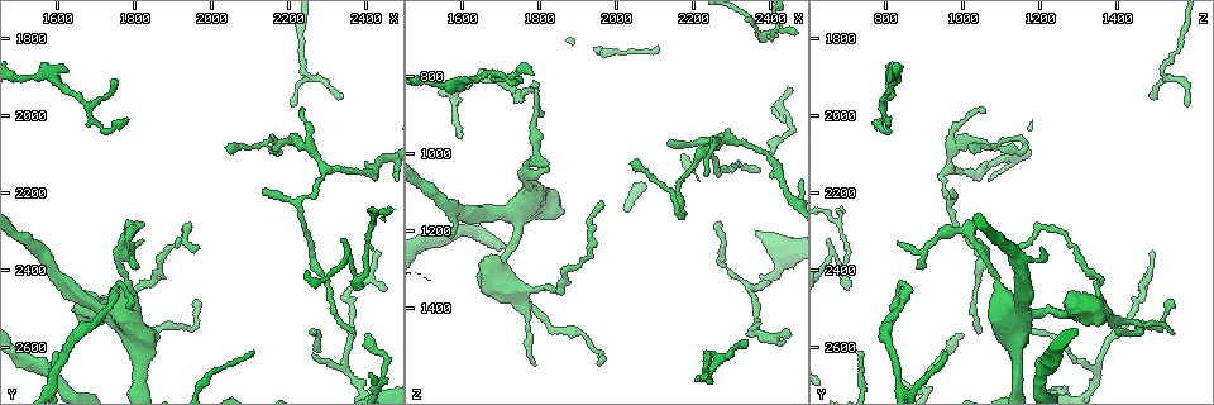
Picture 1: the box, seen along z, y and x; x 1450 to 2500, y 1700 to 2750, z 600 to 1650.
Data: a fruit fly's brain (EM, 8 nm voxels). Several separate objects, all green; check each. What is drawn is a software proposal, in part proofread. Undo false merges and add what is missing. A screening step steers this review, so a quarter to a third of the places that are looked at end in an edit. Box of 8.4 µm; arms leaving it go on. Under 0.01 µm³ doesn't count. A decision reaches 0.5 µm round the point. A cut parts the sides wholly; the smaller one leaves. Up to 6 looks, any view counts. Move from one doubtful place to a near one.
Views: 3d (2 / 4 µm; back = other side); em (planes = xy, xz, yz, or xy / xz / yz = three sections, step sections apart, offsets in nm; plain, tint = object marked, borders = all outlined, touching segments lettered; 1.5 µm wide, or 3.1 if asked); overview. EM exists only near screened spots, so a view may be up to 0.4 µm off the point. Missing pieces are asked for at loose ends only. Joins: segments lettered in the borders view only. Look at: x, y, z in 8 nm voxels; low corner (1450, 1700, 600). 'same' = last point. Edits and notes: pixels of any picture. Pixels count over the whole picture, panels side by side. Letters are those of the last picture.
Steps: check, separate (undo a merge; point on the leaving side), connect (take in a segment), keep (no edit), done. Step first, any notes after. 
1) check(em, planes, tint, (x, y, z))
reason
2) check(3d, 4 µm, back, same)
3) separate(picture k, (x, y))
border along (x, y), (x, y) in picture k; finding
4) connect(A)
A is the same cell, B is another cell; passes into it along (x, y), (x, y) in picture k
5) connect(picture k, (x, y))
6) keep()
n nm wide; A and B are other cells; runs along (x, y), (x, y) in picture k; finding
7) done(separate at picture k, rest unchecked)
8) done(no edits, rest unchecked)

check(3d, 4 µm, (2365, 2560, 1040))
tapers out

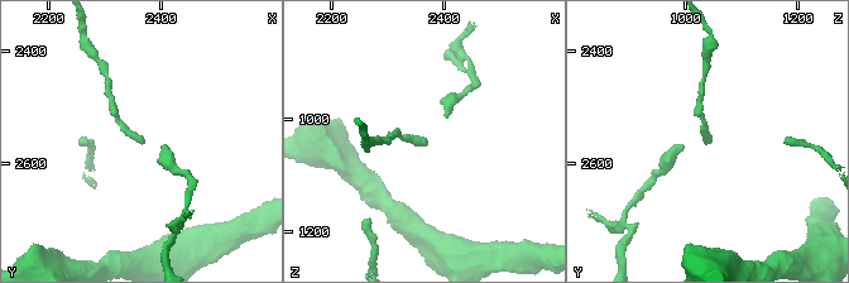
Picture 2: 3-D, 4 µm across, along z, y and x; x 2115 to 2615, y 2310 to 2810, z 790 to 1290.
check(em, planes, tint, (2370, 2560, 1045))

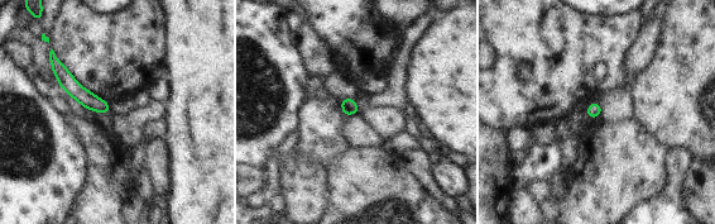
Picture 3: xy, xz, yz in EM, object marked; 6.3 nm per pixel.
check(em, planes, borders, same)
see the neighbours

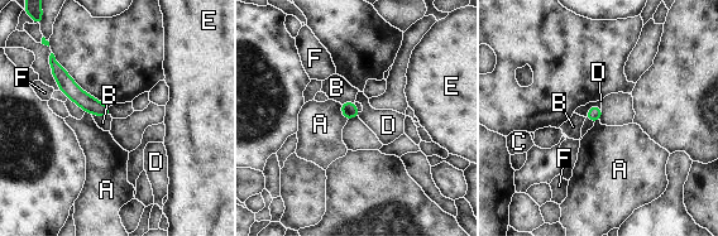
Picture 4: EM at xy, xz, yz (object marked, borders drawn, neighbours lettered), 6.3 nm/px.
keep()
90 nm wide; A, B, C, D, E and F are other cells; runs along (54, 72), (80, 97), (106, 112) in picture 4; no lettered segment goes on from it

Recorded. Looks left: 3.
check(em, planes, borders, (2435, 2460, 1455))
thin end

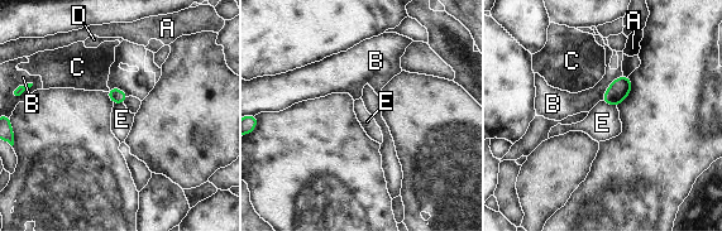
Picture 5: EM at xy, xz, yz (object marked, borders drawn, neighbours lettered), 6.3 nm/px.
keep()
B touches over 220 nm; A, B, C, D and E are other cells; border along (602, 100), (616, 106) in picture 5; none of them fits

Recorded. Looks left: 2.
check(em, xz, step 4, tint, (2160, 2045, 1140))

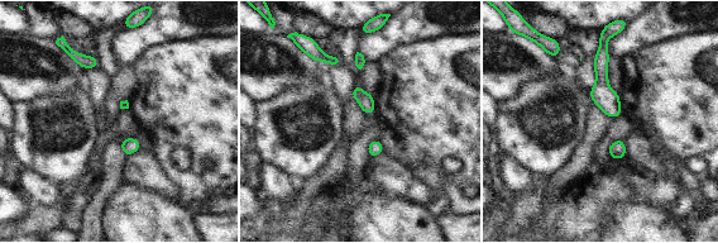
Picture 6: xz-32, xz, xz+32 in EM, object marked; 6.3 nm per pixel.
check(em, planes, borders, same)

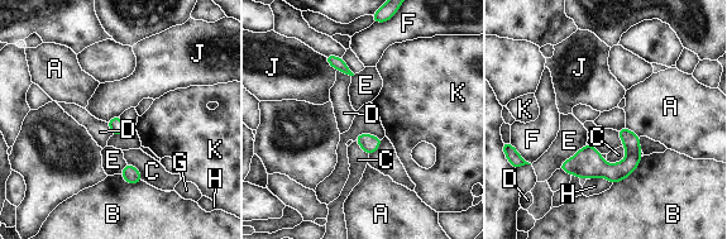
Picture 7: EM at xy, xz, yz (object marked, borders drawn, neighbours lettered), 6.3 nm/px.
keep()
A, B, C, D, E, F, G, H, J and K are other cells; runs along (636, 139), (621, 168), (564, 166) in picture 7; none of them fits

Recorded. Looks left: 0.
done(no edits, rest unchecked)

